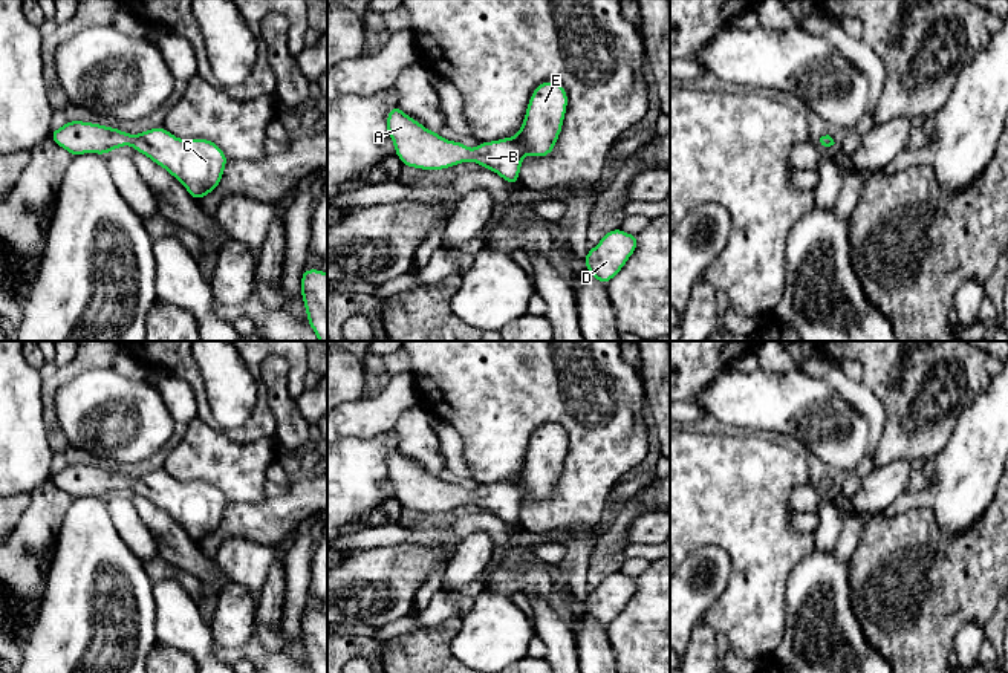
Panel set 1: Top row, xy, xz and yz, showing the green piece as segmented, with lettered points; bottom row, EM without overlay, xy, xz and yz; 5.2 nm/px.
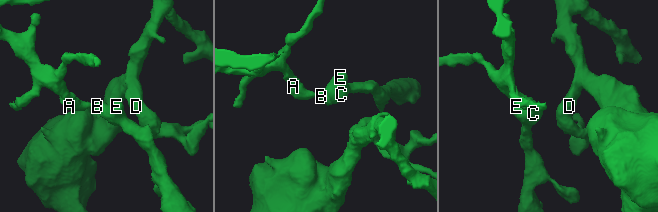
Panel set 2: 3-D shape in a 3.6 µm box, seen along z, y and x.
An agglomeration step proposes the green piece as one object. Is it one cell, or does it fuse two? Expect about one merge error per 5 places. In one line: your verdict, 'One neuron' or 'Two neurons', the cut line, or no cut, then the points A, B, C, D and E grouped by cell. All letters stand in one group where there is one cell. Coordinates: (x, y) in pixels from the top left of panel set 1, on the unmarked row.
One neuron. No split. Groups: A B C D E

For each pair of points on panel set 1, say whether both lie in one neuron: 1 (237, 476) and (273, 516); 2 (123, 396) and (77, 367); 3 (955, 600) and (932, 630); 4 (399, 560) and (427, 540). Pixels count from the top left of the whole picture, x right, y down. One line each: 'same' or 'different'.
1: different
2: different
3: same
4: different

